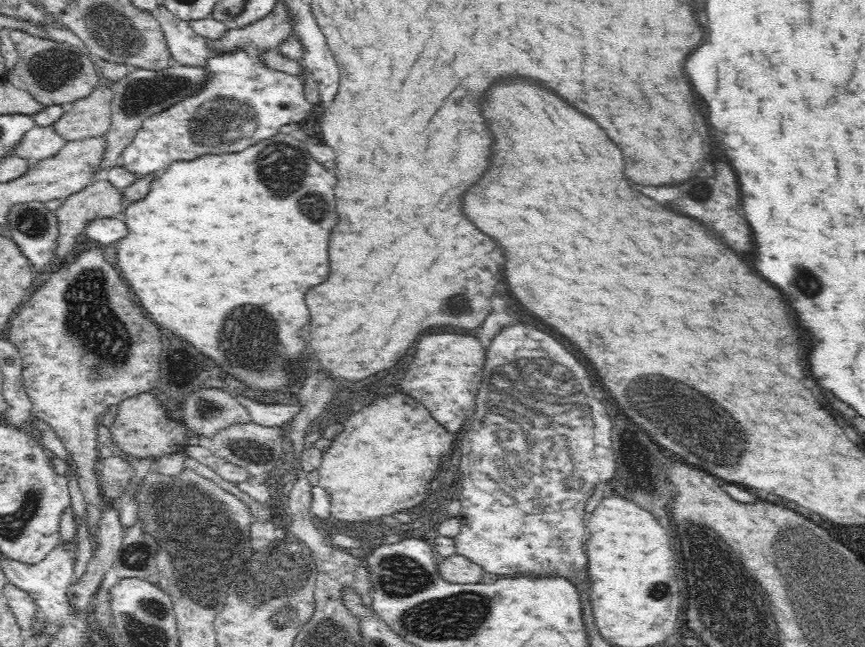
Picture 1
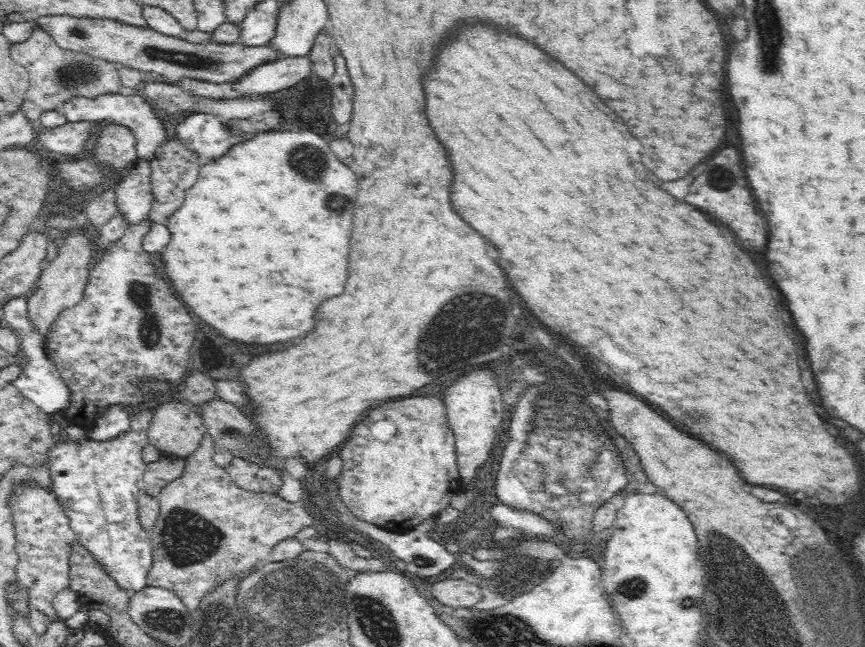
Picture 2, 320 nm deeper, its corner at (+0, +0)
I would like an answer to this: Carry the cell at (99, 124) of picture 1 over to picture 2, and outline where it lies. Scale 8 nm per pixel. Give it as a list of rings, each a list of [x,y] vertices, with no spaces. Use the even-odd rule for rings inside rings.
[[[68,121],[64,126],[42,129],[37,132],[38,142],[50,152],[58,154],[78,154],[84,152],[84,144],[90,138],[90,130],[94,124],[90,121]]]

